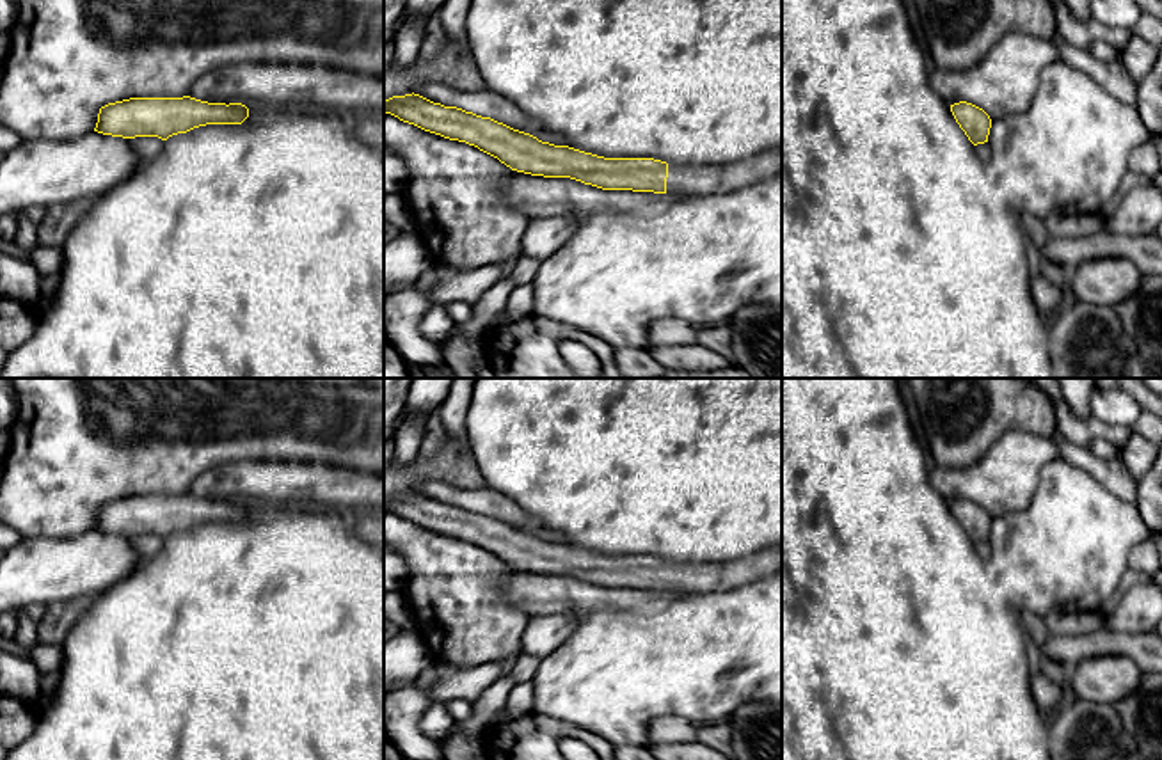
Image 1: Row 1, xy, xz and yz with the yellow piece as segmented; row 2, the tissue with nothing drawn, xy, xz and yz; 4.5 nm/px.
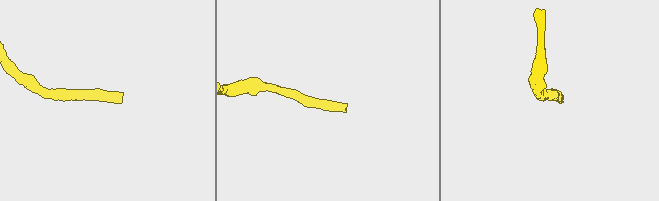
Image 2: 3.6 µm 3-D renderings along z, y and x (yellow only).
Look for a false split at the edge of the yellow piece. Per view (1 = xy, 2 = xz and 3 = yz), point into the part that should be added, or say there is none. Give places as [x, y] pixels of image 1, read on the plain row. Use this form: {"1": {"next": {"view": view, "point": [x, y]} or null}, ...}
{"1": {"next": null}, "2": {"next": {"view": "xz", "point": [683, 577]}}, "3": {"next": null}}

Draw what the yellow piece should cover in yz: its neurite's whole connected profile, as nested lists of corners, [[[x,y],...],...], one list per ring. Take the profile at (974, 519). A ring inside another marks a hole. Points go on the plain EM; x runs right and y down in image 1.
[[[959,499],[951,503],[951,510],[974,543],[988,540],[991,517],[983,506]]]

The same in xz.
[[[414,490],[386,497],[384,510],[425,529],[474,543],[512,568],[544,575],[570,575],[602,588],[711,593],[734,590],[782,568],[782,545],[725,563],[604,556],[569,543],[542,540],[490,515],[444,504]]]

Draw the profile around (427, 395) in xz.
[[[414,378],[402,419],[421,416],[425,421],[448,398],[455,378]]]

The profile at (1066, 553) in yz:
[[[1055,456],[1039,471],[1027,510],[991,519],[986,566],[1016,614],[1102,611],[1130,568],[1130,550],[1148,538],[1151,533],[1135,503],[1119,499],[1089,472]]]

